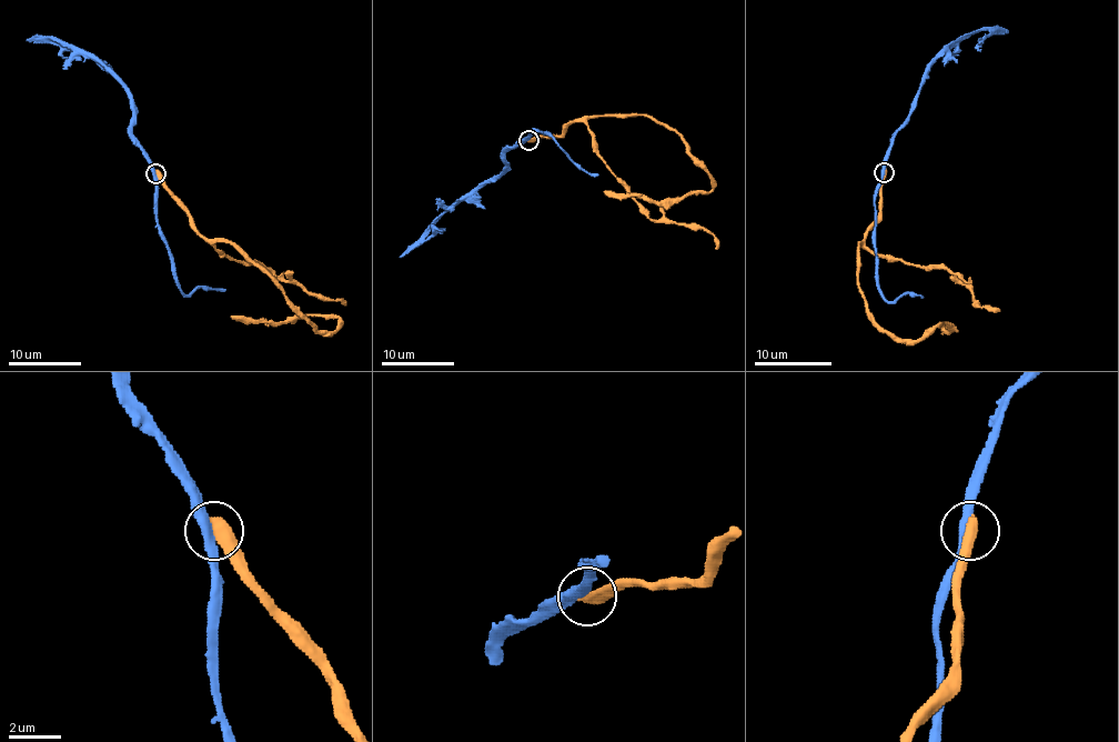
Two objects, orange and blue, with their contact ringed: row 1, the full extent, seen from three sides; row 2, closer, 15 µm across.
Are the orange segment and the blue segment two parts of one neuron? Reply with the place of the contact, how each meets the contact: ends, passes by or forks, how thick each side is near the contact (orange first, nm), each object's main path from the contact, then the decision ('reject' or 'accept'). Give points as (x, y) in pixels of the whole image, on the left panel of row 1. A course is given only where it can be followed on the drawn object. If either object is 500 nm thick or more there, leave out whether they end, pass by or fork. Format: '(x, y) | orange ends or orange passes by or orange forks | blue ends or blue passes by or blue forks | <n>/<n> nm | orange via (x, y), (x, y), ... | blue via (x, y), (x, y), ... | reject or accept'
(155, 173) | 550/360 nm | orange via (155, 173), (203, 236), (235, 243), (316, 329), (334, 331), (340, 322), (336, 317), (274, 322), (230, 317) | blue via (155, 173), (132, 133), (132, 99), (111, 74), (99, 62), (84, 59), (66, 42), (53, 38), (26, 40) | reject

